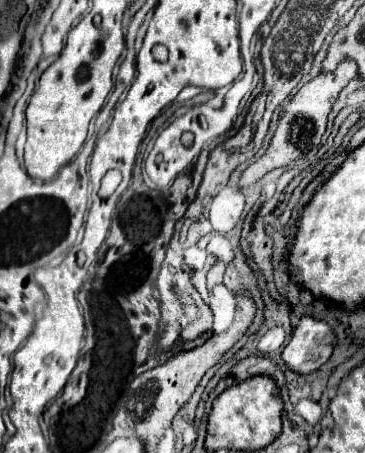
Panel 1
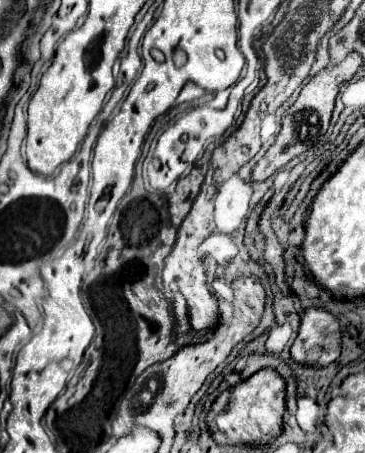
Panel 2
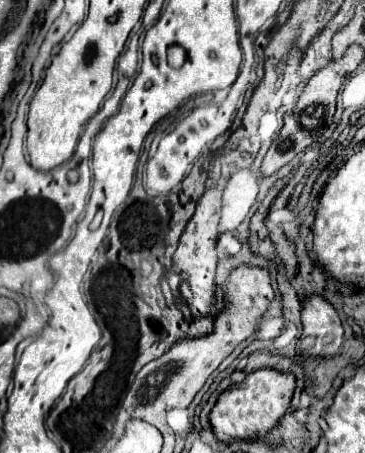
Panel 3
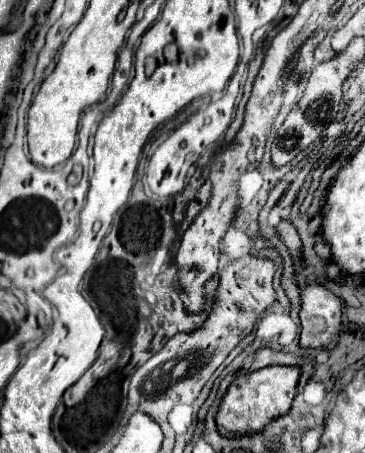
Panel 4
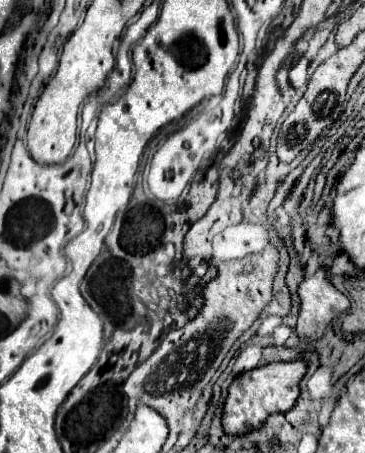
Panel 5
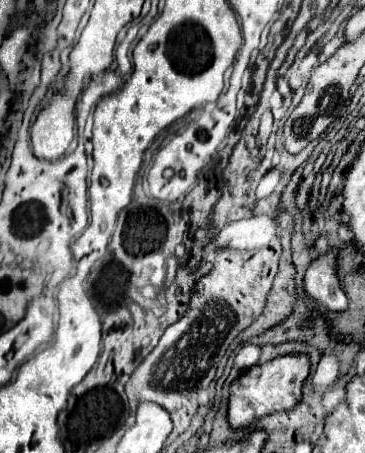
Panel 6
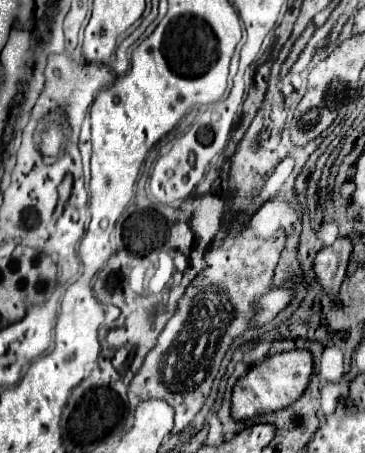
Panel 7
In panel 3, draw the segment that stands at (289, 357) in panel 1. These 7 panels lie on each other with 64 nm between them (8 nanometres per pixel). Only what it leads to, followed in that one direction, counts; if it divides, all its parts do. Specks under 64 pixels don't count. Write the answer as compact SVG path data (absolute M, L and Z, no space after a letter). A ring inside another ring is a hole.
M312 296L302 310L302 334L296 342L300 356L334 358L342 348L342 322L338 312L320 296Z

